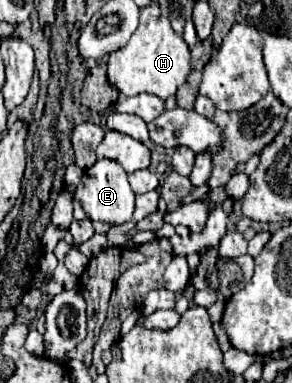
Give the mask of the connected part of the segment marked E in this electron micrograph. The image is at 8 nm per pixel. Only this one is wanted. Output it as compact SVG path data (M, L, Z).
M100 159L84 171L82 181L74 191L74 199L92 221L104 221L108 225L122 225L130 221L134 213L134 191L128 183L128 173L112 159Z

